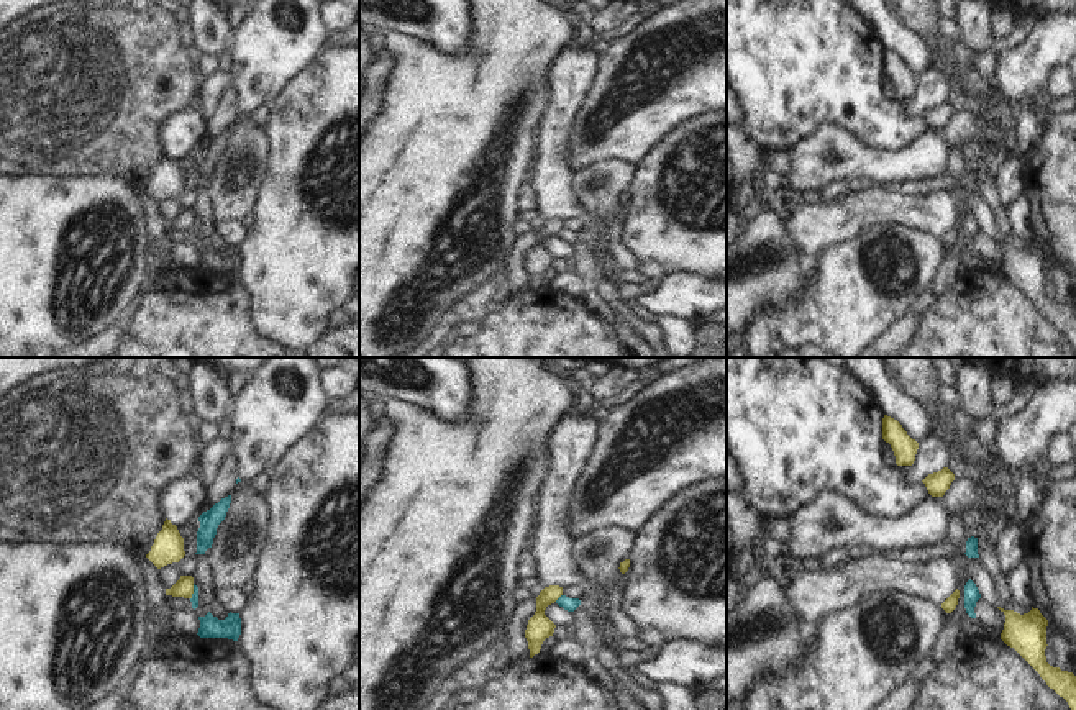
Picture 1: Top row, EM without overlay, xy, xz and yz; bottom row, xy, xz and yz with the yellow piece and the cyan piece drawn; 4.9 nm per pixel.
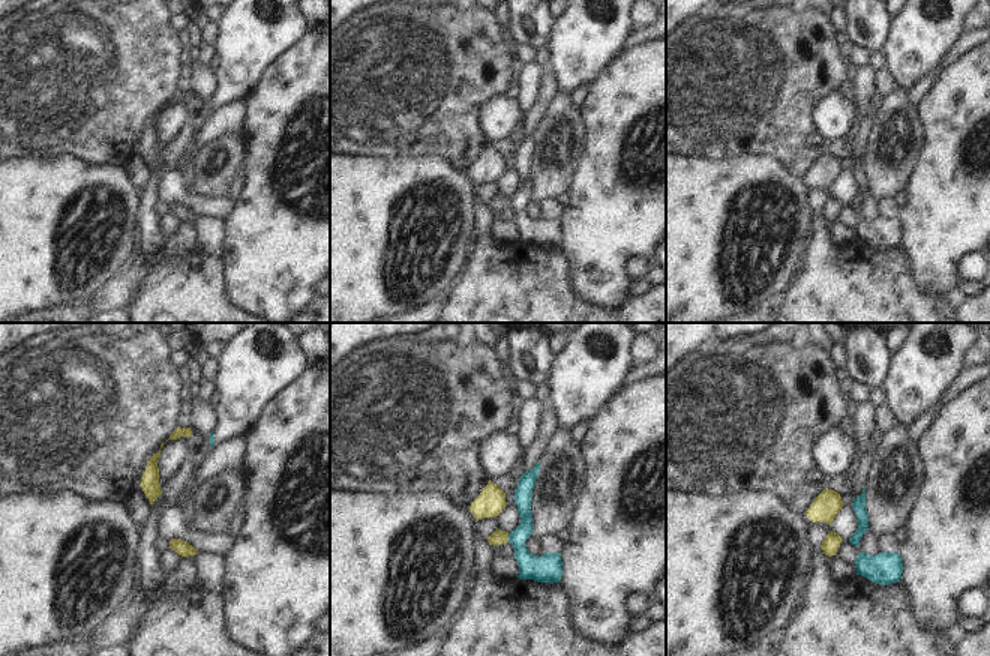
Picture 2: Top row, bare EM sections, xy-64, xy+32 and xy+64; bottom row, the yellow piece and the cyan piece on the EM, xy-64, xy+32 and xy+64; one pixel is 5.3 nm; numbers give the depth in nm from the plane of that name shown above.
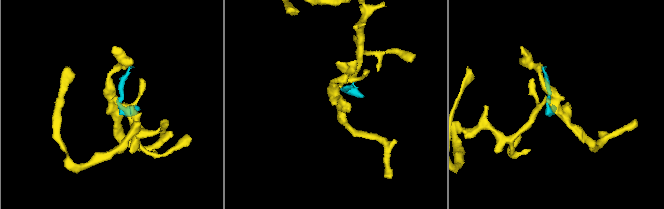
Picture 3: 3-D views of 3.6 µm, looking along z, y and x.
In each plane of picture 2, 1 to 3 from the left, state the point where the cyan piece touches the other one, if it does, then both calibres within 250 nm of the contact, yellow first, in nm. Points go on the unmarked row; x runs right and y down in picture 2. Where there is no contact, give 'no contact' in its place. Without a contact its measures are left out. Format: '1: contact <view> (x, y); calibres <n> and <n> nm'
1: no contact
2: contact xy+32 (507, 201); calibres 80 and 140 nm
3: no contact

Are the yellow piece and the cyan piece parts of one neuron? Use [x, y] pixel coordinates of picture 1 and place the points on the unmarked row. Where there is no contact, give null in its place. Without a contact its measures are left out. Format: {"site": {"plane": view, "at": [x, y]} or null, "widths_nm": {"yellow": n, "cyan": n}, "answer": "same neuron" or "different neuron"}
{"site": {"plane": "xz", "at": [558, 230]}, "widths_nm": {"yellow": 120, "cyan": 70}, "answer": "different neuron"}

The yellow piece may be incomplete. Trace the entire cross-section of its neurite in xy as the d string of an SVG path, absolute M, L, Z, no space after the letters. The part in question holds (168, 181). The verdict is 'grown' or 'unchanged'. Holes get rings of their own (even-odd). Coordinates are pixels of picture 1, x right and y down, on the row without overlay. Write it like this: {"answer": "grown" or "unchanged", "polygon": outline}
{"answer": "unchanged", "polygon": "M166 151L162 162L157 166L151 184L146 190L157 200L179 195L185 189L184 171L176 157Z"}

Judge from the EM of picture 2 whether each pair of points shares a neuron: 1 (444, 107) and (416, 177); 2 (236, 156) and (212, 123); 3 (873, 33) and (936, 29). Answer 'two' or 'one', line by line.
1: two
2: two
3: two

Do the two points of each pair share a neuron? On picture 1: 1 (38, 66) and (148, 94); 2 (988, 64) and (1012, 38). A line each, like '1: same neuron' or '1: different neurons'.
1: same neuron
2: same neuron

